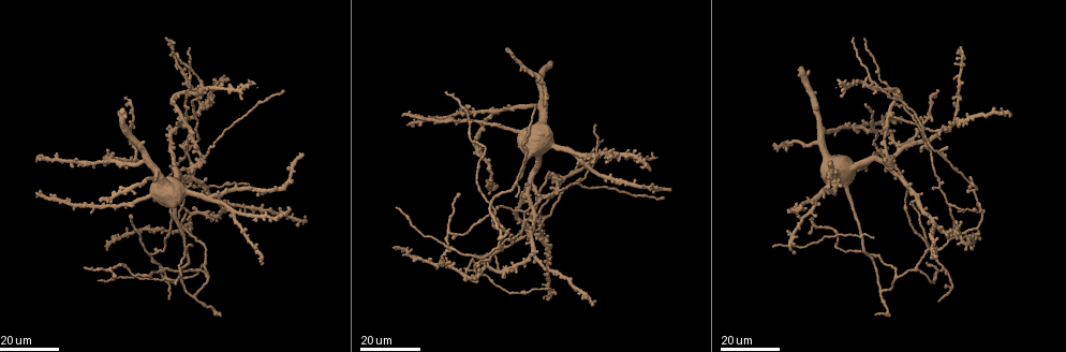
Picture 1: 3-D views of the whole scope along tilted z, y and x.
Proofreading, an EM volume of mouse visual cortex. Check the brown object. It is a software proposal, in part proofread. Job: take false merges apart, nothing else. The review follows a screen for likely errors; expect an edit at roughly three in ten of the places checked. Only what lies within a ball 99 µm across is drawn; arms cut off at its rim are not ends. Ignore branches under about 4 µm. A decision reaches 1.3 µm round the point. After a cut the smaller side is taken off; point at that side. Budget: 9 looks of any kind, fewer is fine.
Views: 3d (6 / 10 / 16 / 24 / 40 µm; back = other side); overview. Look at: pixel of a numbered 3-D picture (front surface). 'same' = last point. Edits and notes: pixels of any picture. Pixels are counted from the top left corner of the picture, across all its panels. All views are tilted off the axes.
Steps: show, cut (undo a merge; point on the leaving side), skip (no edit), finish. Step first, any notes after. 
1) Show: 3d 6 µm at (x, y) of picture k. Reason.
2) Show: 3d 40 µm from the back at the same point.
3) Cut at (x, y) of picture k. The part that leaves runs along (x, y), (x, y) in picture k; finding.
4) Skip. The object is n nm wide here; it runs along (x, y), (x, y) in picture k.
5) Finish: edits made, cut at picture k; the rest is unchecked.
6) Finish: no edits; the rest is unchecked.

Show: 3d 16 µm at (940, 132) of picture 1. Four-way junction.

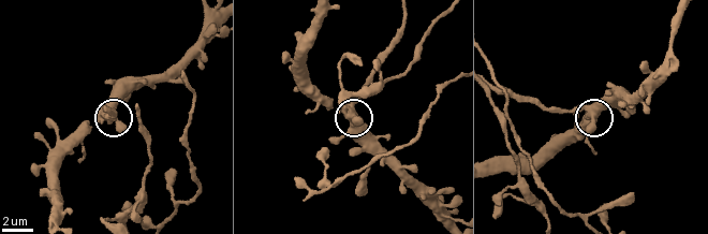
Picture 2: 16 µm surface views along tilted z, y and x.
Show: 3d 10 µm at (354, 107) of picture 2.

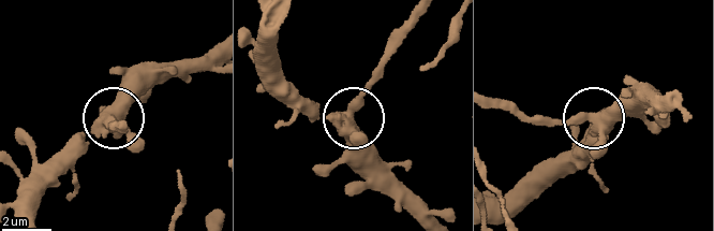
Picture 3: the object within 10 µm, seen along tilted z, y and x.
Cut at (369, 86) of picture 3. 4 arms meet here; the part that leaves runs along (588, 116), (532, 118), (492, 104) in picture 3; two neurons meet here.

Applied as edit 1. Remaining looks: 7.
Show: 3d 24 µm at (883, 159) of picture 1. Four arms meet.

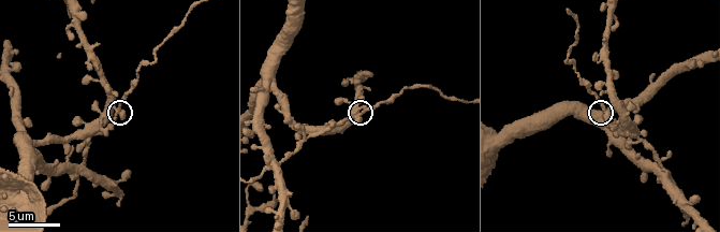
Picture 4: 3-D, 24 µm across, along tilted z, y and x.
Show: 3d 6 µm at (608, 110) of picture 4.

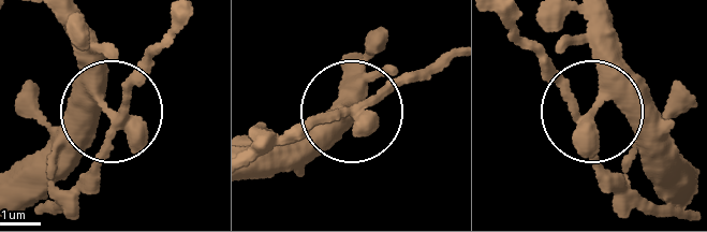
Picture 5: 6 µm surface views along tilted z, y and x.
Skip. The side arm is 45 µm long; all the same neuron.

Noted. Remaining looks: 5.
Show: 3d 24 µm at (477, 261) of picture 1. Side arm on a straight run.

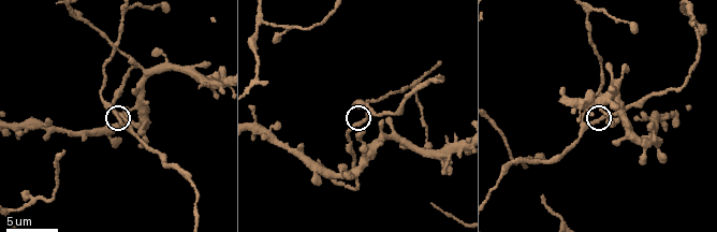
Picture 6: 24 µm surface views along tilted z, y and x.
Show: 3d 10 µm at (603, 117) of picture 6.

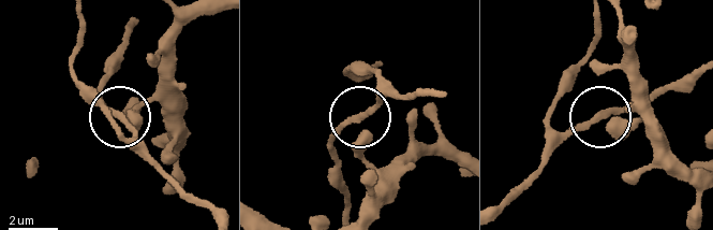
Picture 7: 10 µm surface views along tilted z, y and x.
Skip. It runs along (193, 15), (168, 80), (122, 119), (132, 139), (117, 121) in picture 7; all the same neuron.

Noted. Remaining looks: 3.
Show: 3d 16 µm at (467, 271) of picture 1. Four-way junction.

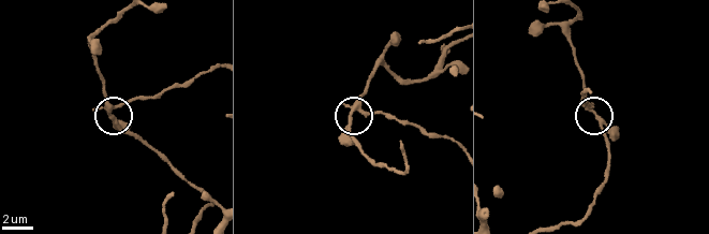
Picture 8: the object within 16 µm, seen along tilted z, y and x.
Show: 3d 6 µm at (116, 108) of picture 8. Zoom in.

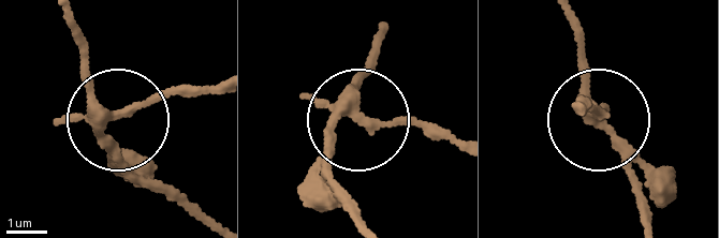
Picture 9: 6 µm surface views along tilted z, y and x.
Cut at (157, 97) of picture 9. 4 arms meet here; the part that leaves runs along (104, 114), (213, 90) in picture 9; two neurons meet here.

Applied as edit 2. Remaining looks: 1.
Finish: edits made, cut at picture 3, cut at picture 9; the rest is unchecked.

